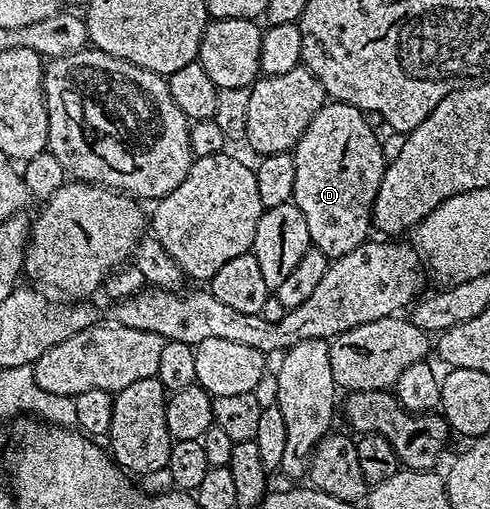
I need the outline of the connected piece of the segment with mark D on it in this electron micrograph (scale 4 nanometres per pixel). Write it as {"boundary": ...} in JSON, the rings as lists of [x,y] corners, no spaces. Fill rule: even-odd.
{"boundary":[[[324,103],[296,142],[293,203],[305,214],[312,248],[331,260],[357,250],[372,231],[371,208],[381,186],[385,156],[368,117],[351,104]]]}

